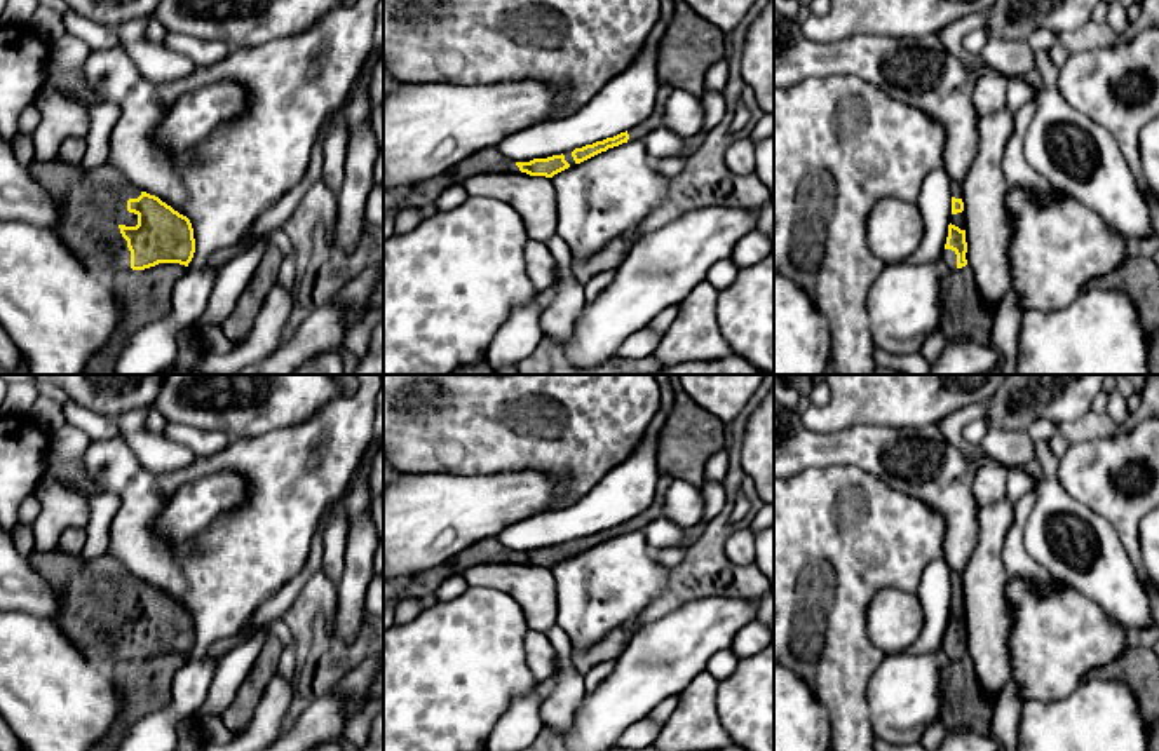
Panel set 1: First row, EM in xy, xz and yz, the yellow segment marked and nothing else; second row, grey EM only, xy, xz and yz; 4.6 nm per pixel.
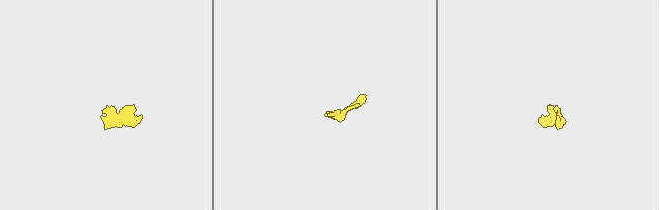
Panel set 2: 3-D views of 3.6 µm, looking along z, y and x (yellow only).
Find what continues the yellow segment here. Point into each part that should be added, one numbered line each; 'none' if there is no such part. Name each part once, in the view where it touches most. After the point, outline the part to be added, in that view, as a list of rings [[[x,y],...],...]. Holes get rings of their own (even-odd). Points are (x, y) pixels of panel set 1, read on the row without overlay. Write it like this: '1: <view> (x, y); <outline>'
1: xy (93, 593); [[[58,545],[31,551],[28,558],[61,596],[61,613],[54,622],[64,636],[98,667],[131,660],[131,641],[119,617],[138,615],[127,591],[138,589],[141,578],[110,554],[87,561],[82,552],[70,554]]]

